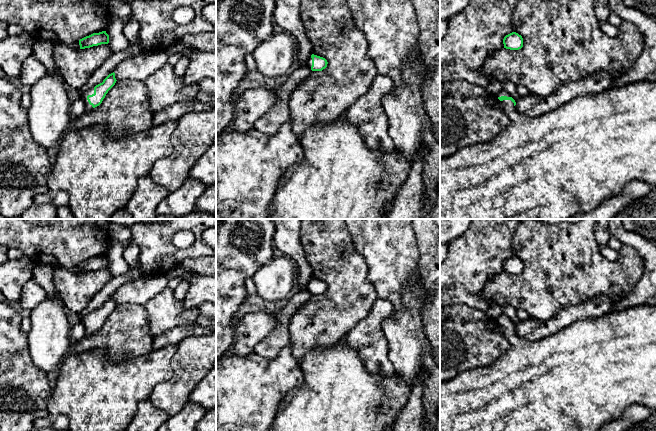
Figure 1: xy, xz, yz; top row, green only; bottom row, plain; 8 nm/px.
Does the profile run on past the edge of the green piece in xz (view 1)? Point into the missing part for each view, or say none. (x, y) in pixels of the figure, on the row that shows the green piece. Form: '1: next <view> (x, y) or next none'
1: next xz (309, 62)

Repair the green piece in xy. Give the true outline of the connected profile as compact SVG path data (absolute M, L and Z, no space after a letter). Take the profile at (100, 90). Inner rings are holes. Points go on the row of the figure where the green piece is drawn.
M115 73L109 74L102 83L96 85L95 87L87 90L83 95L82 99L85 103L84 113L89 113L93 108L99 106L103 99L105 98L108 91L116 83Z

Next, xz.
M312 54L306 62L306 65L312 71L322 71L327 67L327 60L323 57Z

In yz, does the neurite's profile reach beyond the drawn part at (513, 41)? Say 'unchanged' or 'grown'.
unchanged

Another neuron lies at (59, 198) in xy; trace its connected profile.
M48 190L45 193L35 195L33 198L33 203L38 205L52 204L58 208L68 205L69 196L65 191L62 190Z

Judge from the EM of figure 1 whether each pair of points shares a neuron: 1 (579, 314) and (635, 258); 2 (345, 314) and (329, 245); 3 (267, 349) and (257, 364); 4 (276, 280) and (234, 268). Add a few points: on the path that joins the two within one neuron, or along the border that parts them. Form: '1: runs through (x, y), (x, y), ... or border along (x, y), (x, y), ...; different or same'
1: border along (613, 301), (607, 295), (595, 295), (576, 304); different
2: runs through (345, 297), (345, 271), (336, 262); same
3: border along (283, 347), (280, 353), (271, 359), (254, 353); different
4: border along (271, 258), (251, 276); different

